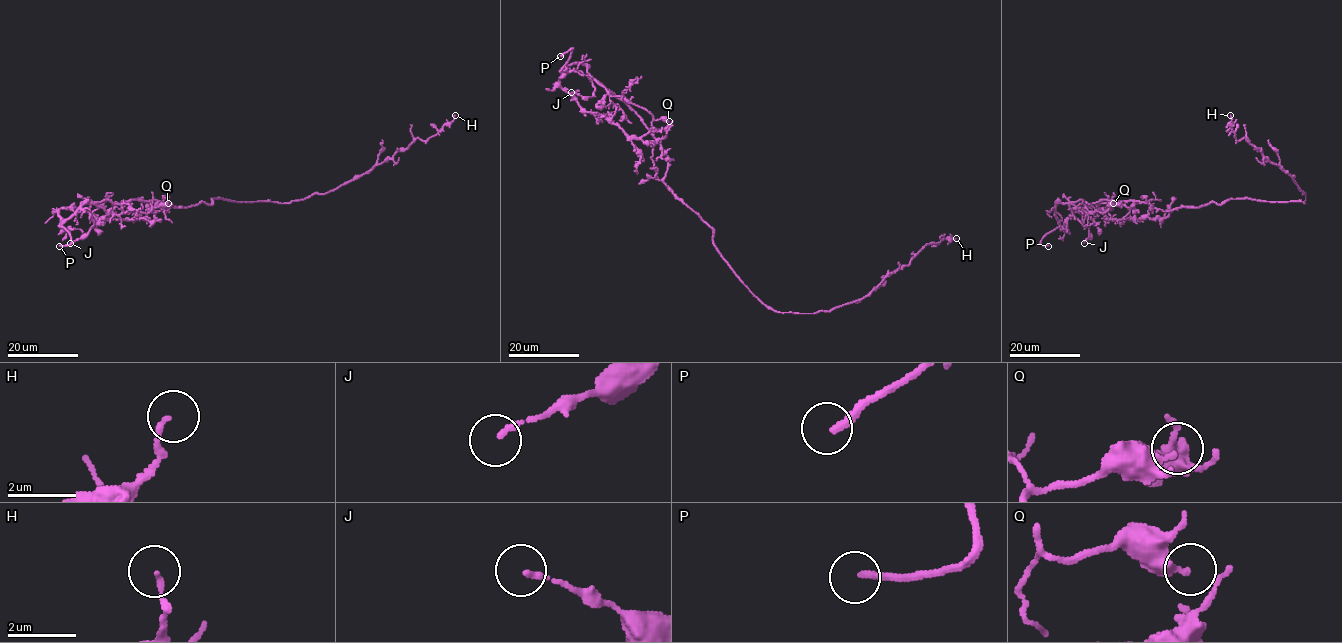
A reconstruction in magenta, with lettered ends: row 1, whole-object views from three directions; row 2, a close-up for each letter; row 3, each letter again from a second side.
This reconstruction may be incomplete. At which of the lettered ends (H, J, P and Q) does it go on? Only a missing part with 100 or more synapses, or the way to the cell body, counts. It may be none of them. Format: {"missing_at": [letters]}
{"missing_at": ["P"]}

